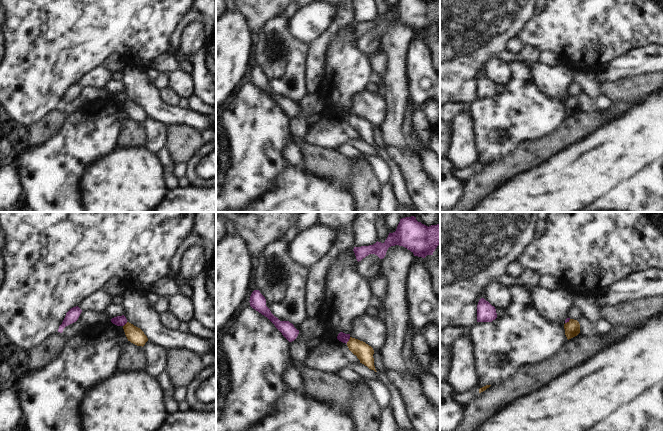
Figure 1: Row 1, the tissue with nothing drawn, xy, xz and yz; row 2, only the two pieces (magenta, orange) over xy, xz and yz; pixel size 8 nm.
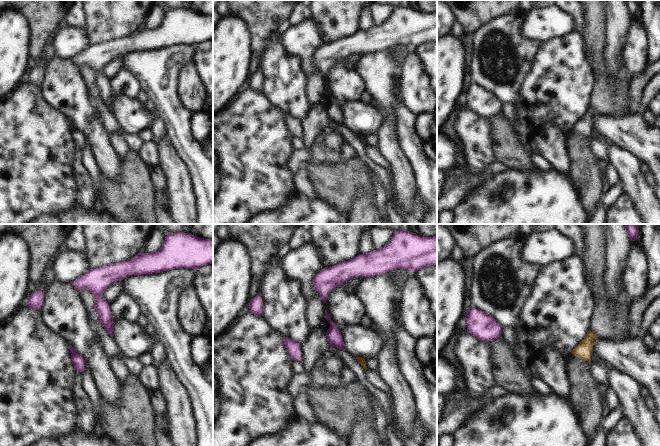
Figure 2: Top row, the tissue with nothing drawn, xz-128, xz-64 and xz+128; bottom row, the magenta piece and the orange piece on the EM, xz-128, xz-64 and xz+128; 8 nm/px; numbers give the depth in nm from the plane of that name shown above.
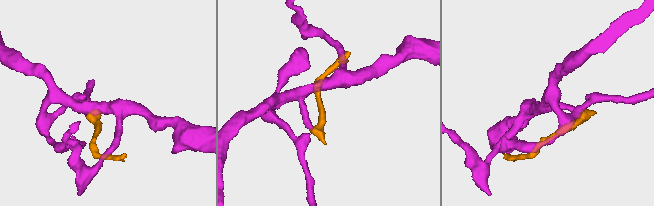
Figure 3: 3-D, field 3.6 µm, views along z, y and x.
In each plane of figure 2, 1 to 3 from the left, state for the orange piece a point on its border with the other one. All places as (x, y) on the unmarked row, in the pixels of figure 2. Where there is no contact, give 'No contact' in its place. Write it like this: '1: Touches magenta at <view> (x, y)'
1: No contact
2: No contact
3: No contact.

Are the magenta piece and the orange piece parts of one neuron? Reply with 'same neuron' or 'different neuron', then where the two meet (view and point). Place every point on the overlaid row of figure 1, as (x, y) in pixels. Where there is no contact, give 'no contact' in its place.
different neuron | xz (348, 340)

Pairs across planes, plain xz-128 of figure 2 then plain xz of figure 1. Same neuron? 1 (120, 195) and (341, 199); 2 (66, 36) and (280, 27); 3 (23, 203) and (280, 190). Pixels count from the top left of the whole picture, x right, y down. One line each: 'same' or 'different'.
1: different
2: different
3: different

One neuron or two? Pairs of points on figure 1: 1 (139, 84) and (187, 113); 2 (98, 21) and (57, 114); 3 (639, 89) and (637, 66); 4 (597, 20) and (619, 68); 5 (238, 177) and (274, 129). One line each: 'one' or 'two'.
1: one
2: two
3: two
4: two
5: one

